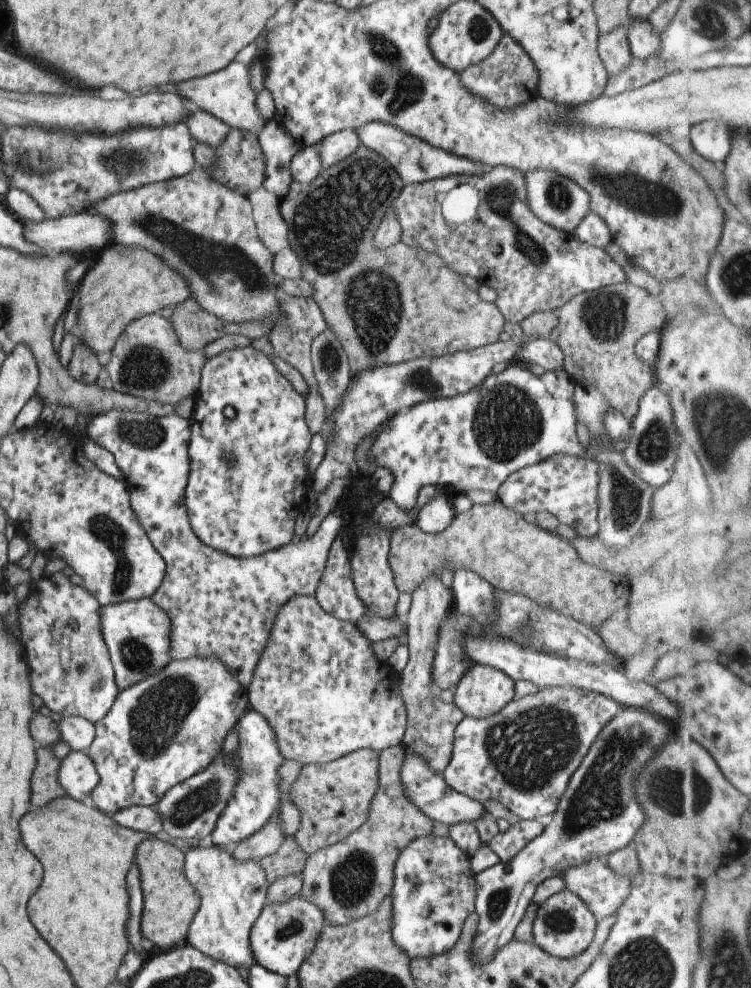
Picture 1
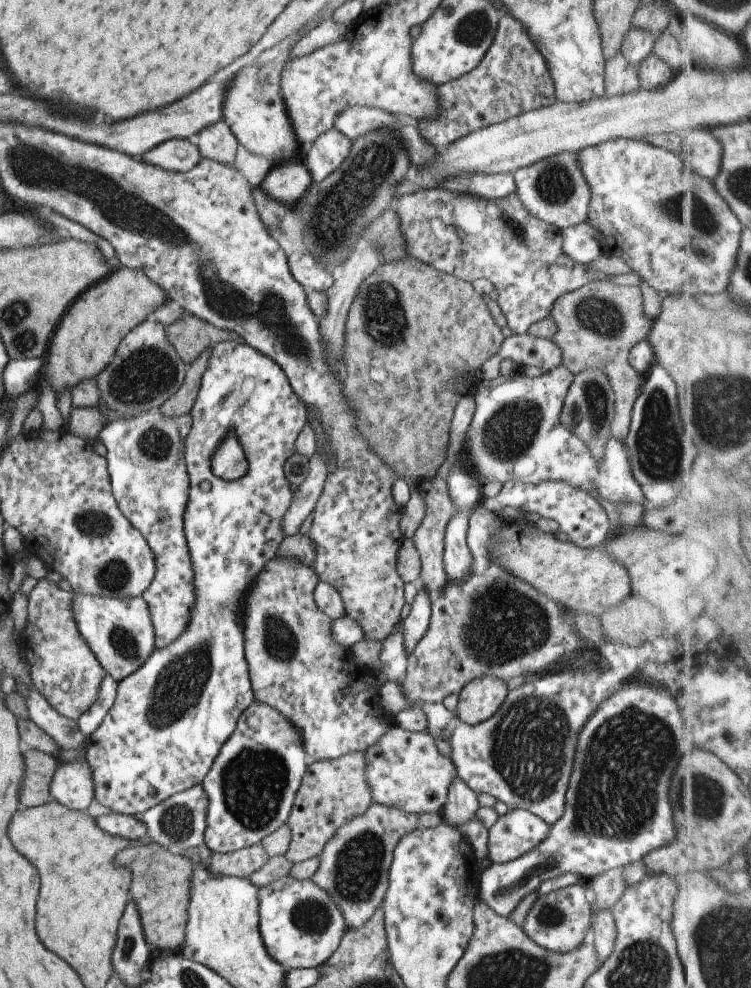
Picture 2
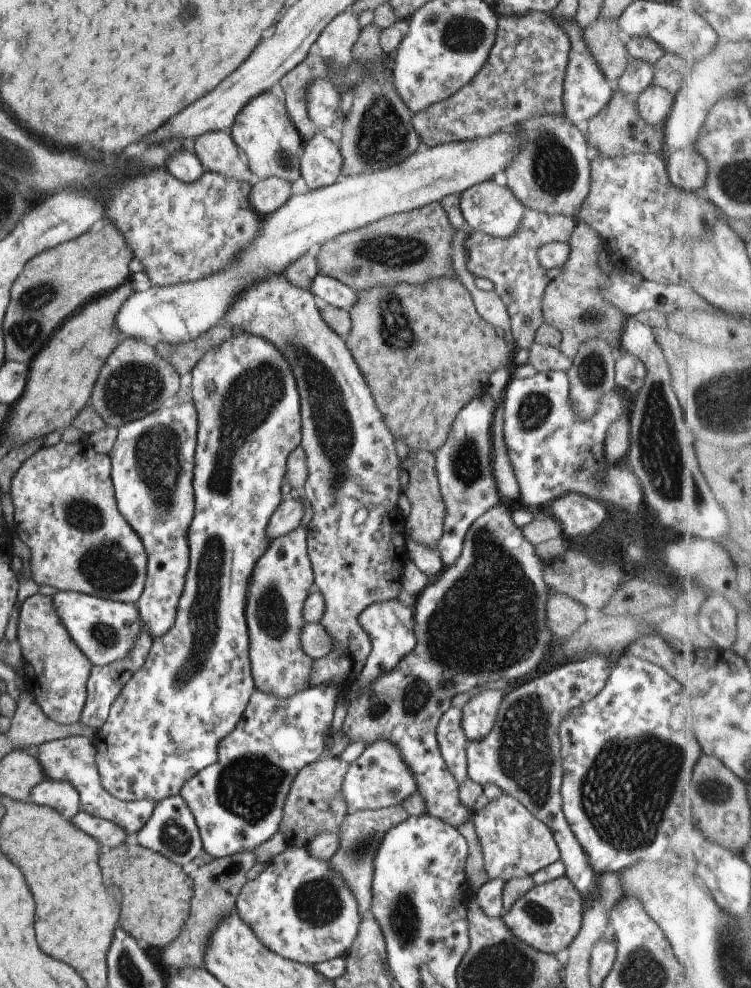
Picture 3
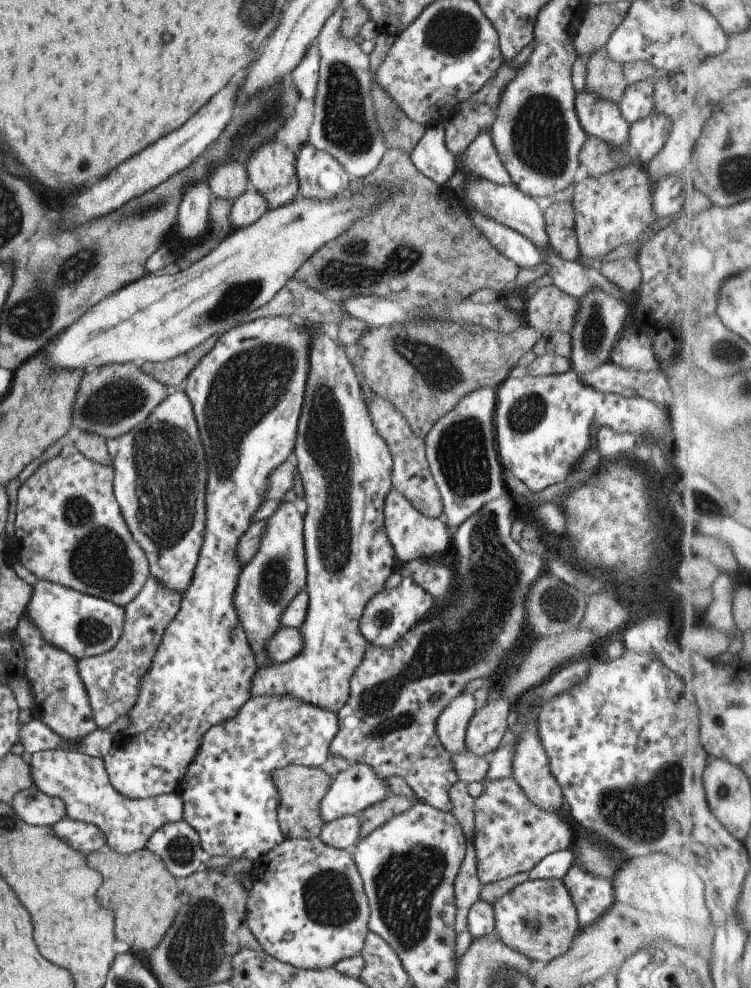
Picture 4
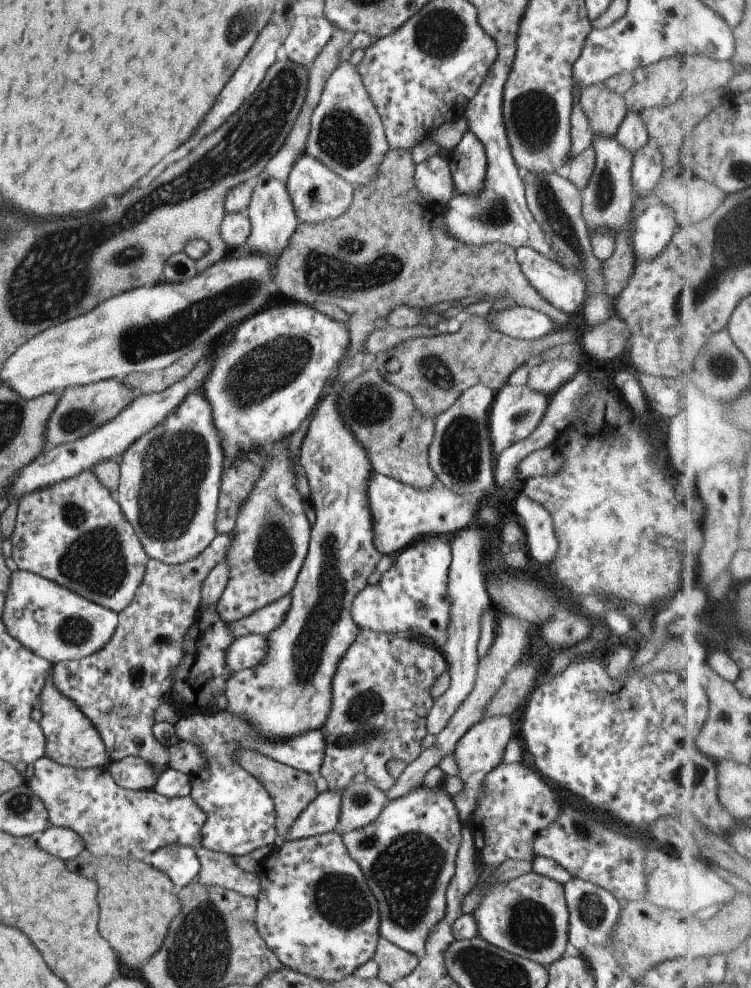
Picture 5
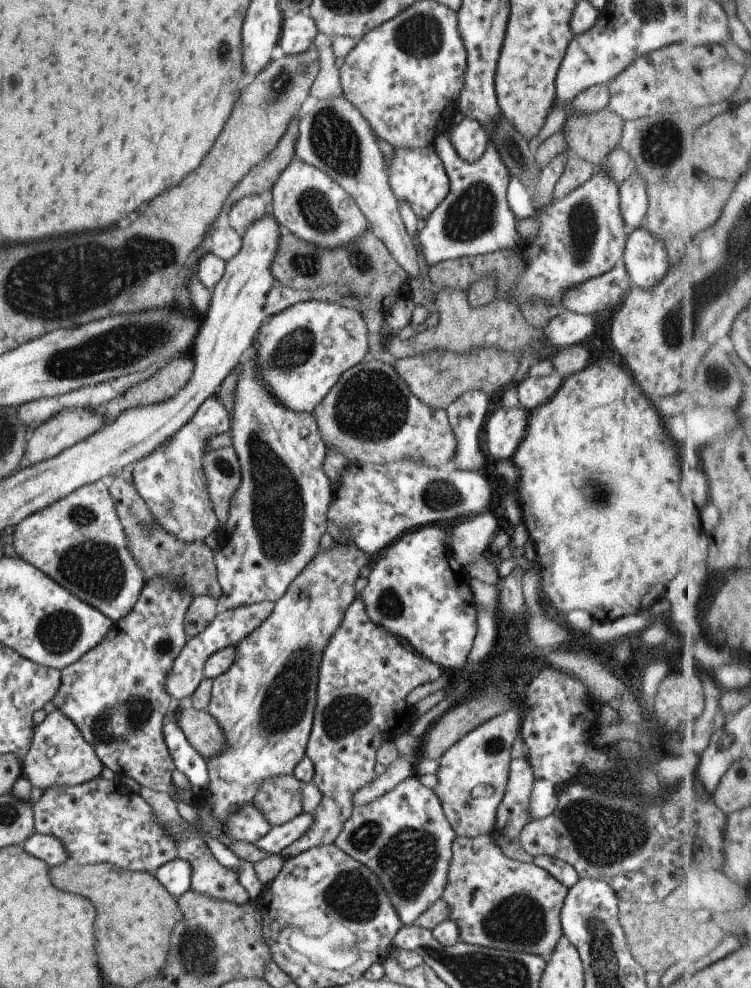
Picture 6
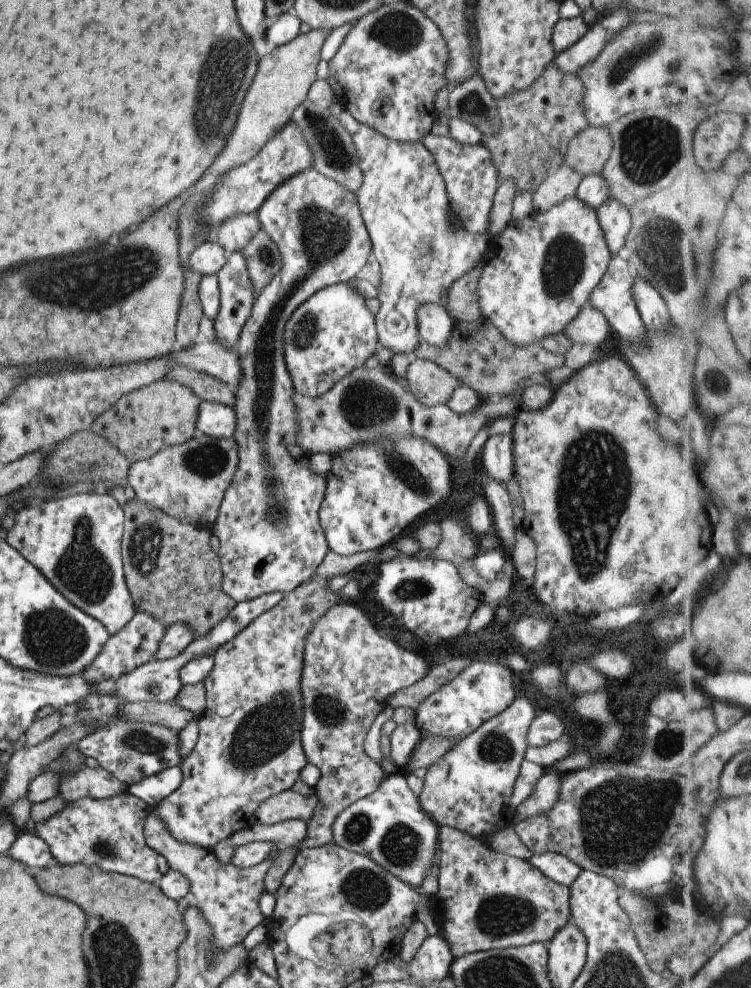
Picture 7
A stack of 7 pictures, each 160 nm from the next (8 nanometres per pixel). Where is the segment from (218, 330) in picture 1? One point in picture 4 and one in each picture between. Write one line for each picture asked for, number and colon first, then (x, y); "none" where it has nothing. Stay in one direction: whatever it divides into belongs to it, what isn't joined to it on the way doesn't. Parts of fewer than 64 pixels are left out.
2: (188, 335)
3: (182, 357)
4: (170, 373)

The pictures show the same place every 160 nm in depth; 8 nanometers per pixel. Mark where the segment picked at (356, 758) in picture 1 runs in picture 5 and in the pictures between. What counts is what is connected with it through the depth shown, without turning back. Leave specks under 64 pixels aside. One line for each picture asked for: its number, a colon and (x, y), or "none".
2: (331, 792)
3: (313, 806)
4: (300, 789)
5: (291, 790)

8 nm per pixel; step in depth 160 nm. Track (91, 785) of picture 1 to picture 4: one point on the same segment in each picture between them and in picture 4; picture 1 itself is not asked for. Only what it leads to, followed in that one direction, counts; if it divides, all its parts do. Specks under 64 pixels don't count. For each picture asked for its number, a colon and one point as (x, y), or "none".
2: (71, 785)
3: (59, 795)
4: (34, 807)

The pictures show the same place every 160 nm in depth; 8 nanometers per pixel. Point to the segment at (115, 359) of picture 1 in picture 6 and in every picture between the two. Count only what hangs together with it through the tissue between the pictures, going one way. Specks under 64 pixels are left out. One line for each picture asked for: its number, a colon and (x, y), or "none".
2: (144, 371)
3: (134, 380)
4: (112, 399)
5: (79, 410)
6: (66, 428)

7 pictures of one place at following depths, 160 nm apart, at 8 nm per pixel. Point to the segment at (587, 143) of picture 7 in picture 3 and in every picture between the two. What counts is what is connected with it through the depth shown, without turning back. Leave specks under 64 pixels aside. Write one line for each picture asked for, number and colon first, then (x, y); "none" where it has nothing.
3: (602, 37)
4: (602, 77)
5: (604, 108)
6: (591, 137)

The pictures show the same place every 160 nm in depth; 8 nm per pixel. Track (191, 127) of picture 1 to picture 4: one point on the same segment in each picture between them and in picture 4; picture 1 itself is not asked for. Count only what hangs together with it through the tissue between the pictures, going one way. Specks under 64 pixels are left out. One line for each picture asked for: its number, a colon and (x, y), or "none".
2: (215, 141)
3: (216, 151)
4: (228, 181)

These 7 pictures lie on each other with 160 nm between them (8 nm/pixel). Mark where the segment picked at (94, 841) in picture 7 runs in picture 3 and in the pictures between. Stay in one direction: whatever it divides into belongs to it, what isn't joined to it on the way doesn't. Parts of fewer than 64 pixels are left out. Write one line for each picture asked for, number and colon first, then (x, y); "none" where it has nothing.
3: (71, 758)
4: (80, 781)
5: (116, 823)
6: (101, 821)

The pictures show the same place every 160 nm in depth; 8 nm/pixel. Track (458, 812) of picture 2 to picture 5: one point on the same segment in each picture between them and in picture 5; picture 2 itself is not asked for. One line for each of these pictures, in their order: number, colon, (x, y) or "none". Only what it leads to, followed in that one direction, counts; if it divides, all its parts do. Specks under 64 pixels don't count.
3: (451, 741)
4: (450, 725)
5: (465, 582)

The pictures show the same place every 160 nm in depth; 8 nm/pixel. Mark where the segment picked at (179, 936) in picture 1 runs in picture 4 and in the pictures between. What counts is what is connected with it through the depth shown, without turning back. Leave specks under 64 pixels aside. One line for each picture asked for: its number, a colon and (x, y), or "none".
2: (160, 884)
3: (156, 891)
4: (146, 898)

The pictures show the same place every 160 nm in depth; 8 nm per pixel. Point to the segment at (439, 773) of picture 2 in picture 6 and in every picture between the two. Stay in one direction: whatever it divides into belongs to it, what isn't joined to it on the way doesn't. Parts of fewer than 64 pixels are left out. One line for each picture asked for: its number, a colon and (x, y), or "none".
3: (378, 777)
4: (353, 790)
5: (320, 816)
6: (279, 836)

